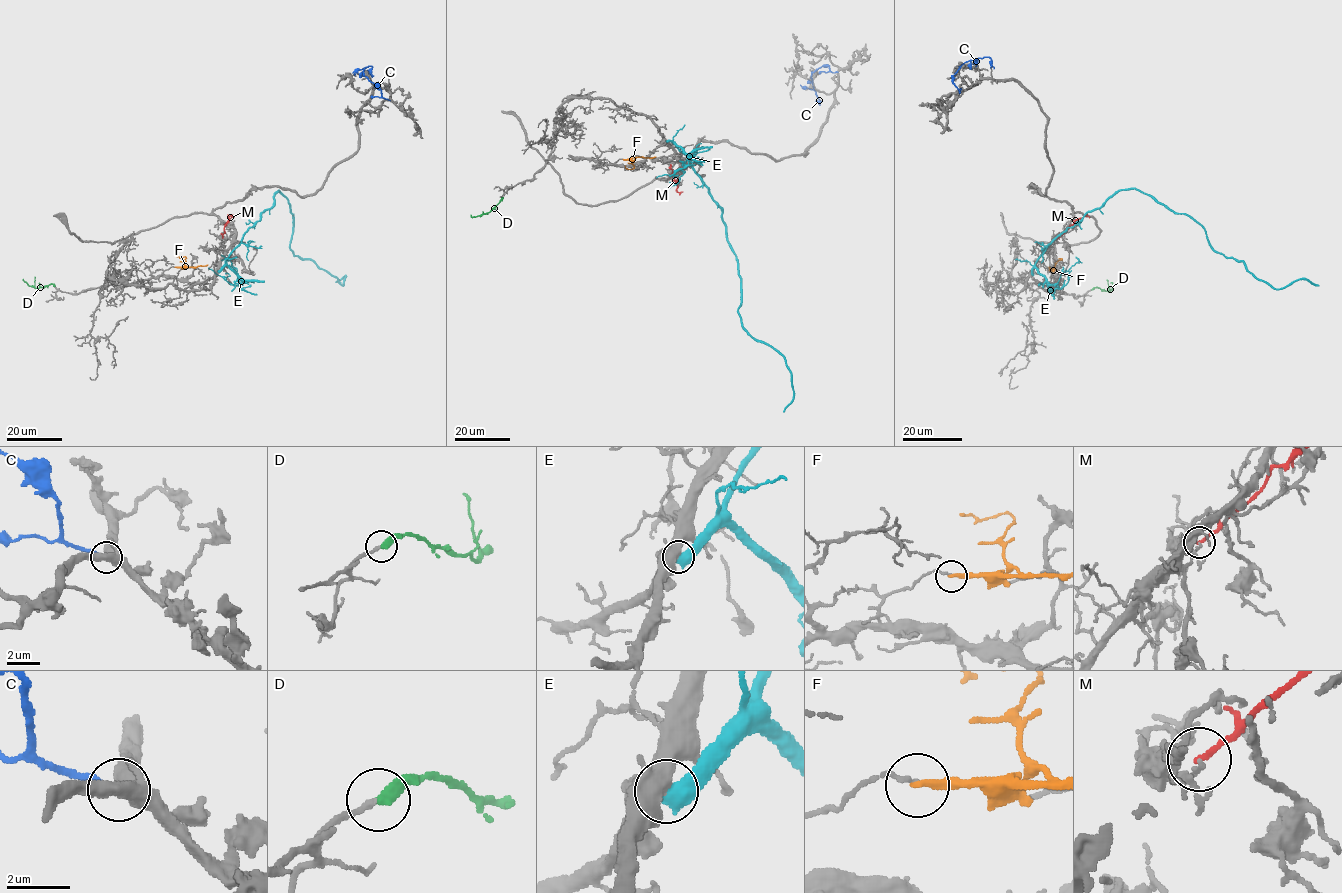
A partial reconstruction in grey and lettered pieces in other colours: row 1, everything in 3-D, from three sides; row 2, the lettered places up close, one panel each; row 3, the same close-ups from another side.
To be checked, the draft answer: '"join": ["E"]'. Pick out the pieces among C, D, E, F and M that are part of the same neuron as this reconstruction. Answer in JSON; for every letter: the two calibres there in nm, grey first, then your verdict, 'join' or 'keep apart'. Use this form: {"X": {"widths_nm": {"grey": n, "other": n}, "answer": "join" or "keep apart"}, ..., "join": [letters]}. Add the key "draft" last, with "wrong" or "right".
{"C": {"widths_nm": {"grey": 500, "other": 240}, "answer": "keep apart"}, "D": {"widths_nm": {"grey": 200, "other": 460}, "answer": "join"}, "E": {"widths_nm": {"grey": 440, "other": 600}, "answer": "keep apart"}, "F": {"widths_nm": {"grey": 120, "other": 240}, "answer": "keep apart"}, "M": {"widths_nm": {"grey": 140, "other": 190}, "answer": "keep apart"}, "join": ["D"], "draft": "wrong"}

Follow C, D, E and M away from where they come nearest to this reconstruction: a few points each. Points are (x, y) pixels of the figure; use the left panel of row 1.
C: (389, 100), (384, 99), (381, 90), (363, 73), (364, 68), (371, 66), (372, 77)
D: (54, 285), (35, 288), (22, 279)
E: (218, 271), (279, 191), (293, 214), (293, 254), (342, 285), (344, 276), (336, 282)
M: (222, 237), (229, 216), (234, 216)

